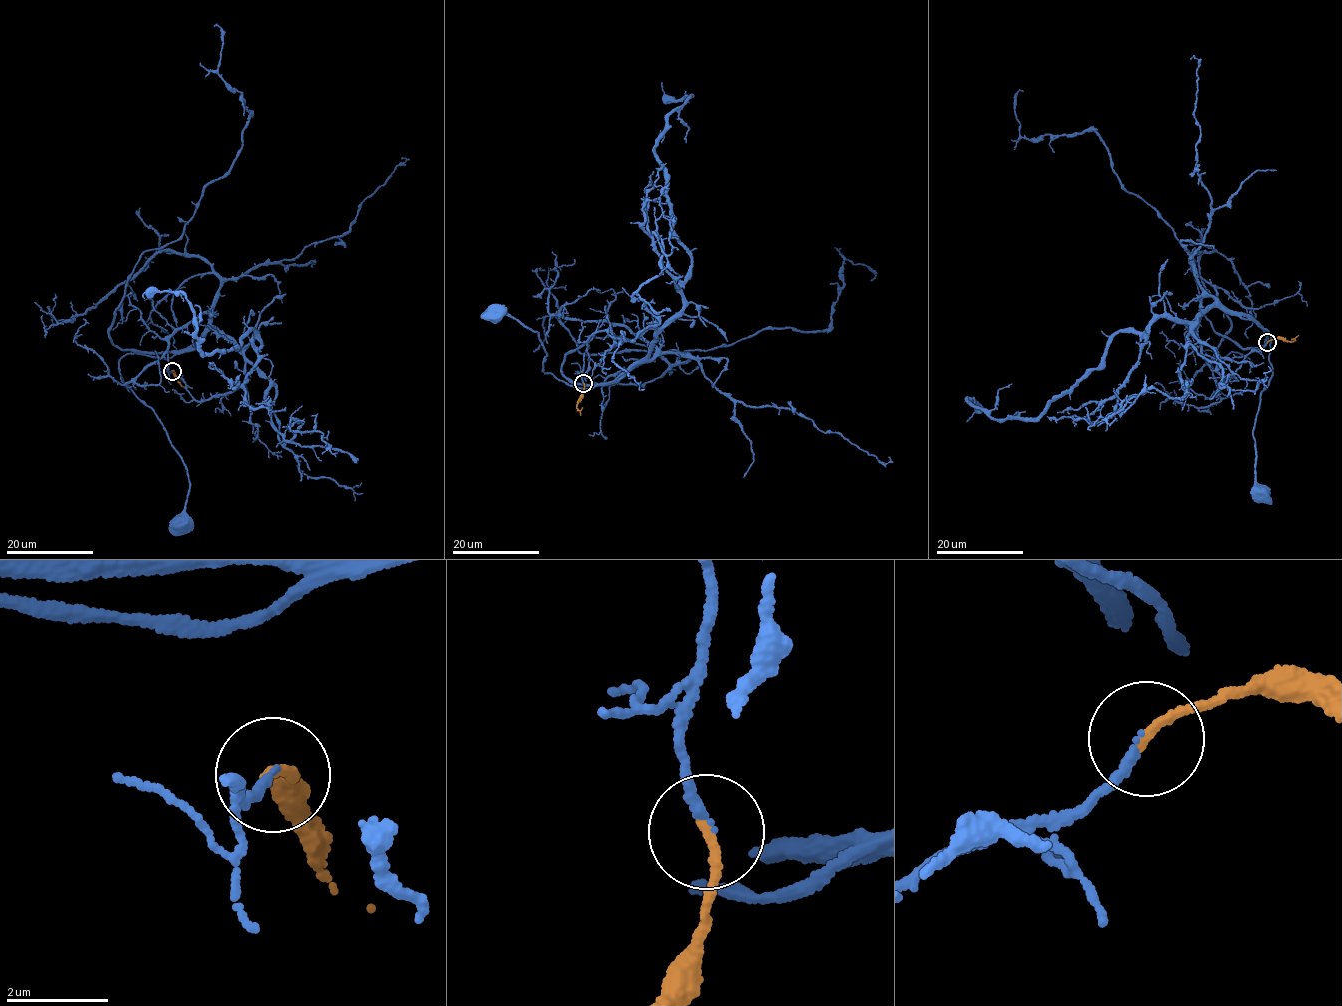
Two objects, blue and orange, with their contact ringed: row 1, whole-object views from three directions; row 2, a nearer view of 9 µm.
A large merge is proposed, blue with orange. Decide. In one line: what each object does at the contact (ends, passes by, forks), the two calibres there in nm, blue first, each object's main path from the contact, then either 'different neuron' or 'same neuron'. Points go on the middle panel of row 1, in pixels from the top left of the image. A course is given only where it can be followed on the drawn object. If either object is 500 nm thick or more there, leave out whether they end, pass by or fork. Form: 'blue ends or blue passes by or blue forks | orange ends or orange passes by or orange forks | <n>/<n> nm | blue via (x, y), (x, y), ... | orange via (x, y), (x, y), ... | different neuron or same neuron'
blue ends | orange ends | 150/190 nm | blue via (583, 382), (604, 321), (656, 353), (575, 384), (591, 338), (818, 332), (843, 261), (870, 280) | orange via (583, 383), (576, 408), (579, 410), (582, 407) | same neuron

